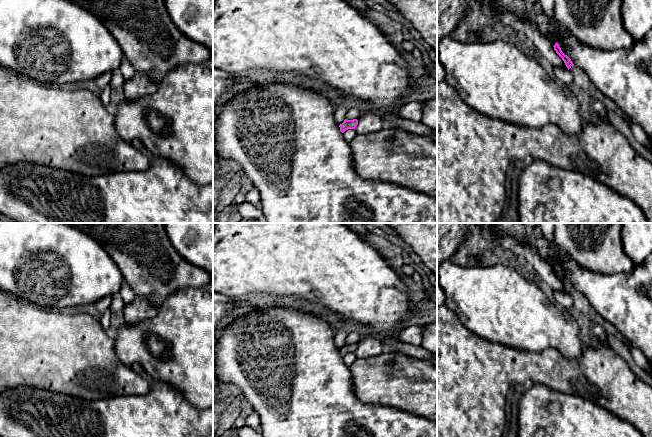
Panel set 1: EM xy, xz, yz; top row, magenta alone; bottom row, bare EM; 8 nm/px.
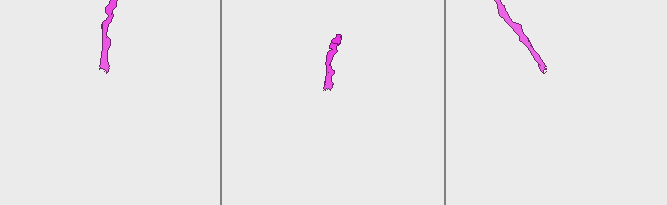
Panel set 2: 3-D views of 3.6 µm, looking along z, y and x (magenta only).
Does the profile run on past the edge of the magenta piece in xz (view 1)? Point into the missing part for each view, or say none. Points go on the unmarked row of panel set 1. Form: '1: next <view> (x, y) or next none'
1: next none

